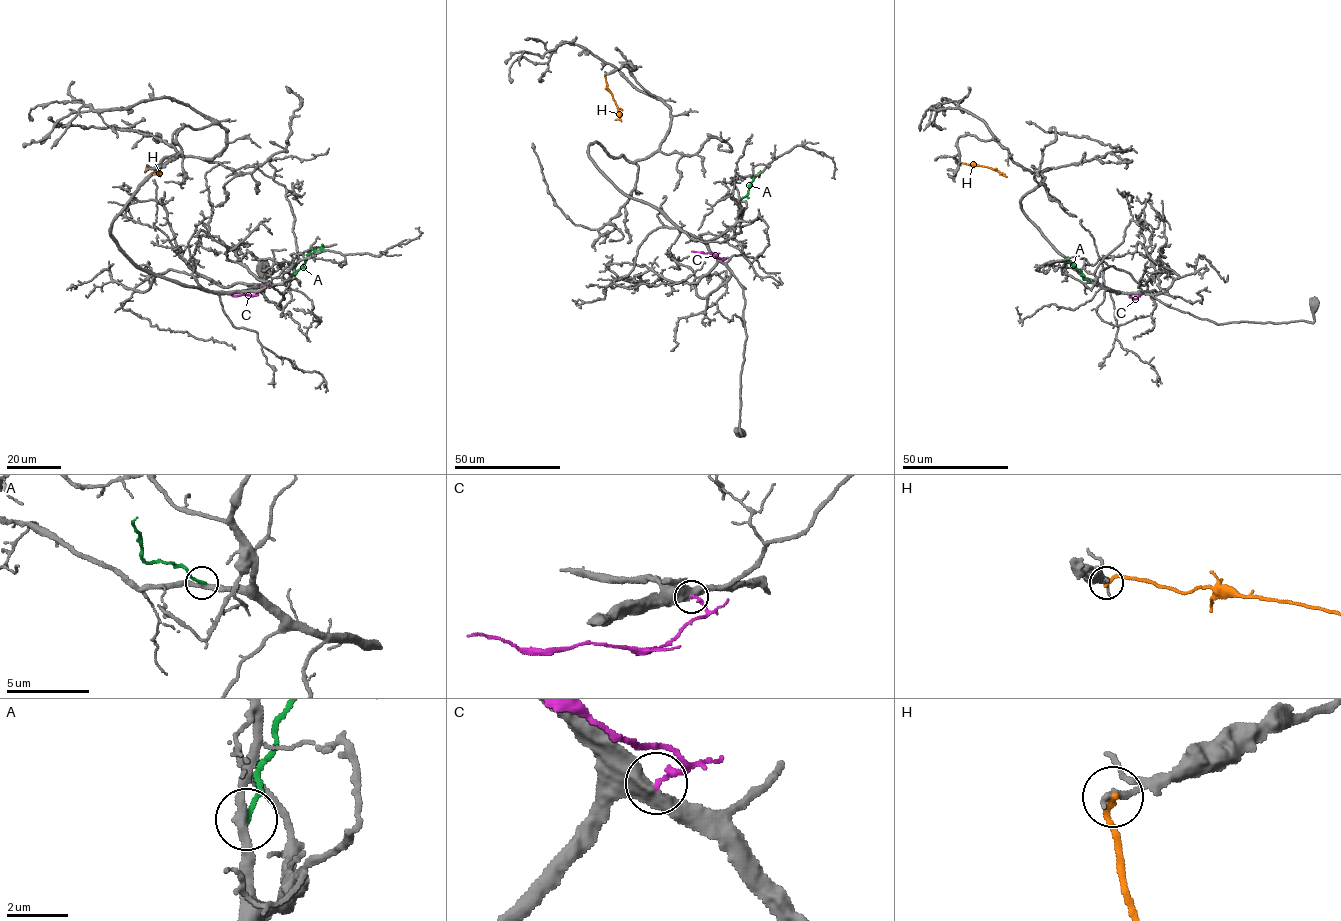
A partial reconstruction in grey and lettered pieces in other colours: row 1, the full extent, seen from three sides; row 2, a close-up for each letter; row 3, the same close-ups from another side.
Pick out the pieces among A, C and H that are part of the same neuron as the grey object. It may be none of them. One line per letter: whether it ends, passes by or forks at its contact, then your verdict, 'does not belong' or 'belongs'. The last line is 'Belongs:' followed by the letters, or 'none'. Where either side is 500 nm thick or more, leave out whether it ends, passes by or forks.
A: it ends there; does not belong
C: does not belong
H: it ends there; does not belong
Belongs: none

